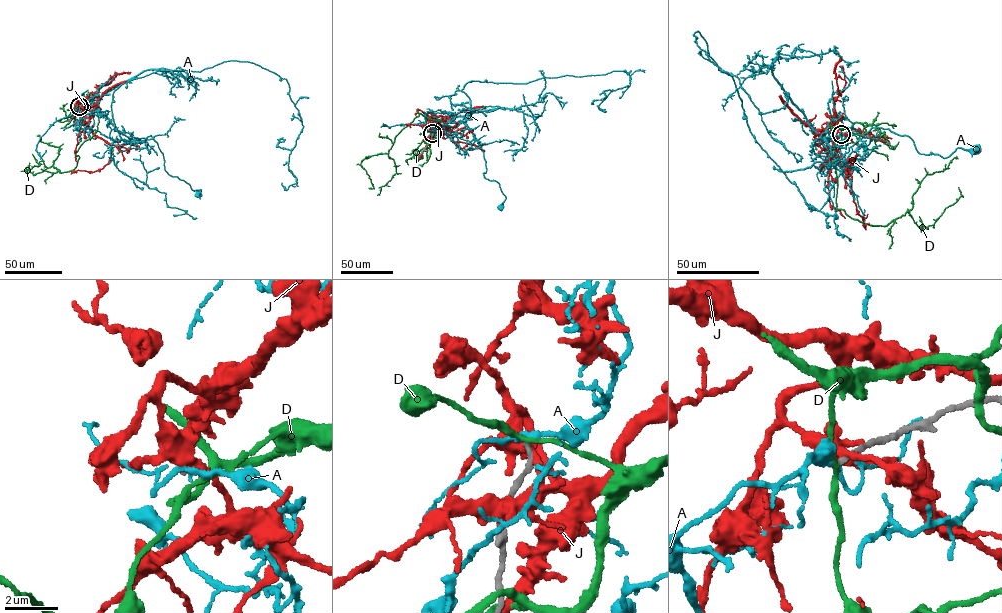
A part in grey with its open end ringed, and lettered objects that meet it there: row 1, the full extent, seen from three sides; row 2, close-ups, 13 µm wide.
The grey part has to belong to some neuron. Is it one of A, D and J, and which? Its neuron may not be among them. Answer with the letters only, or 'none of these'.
none of these

